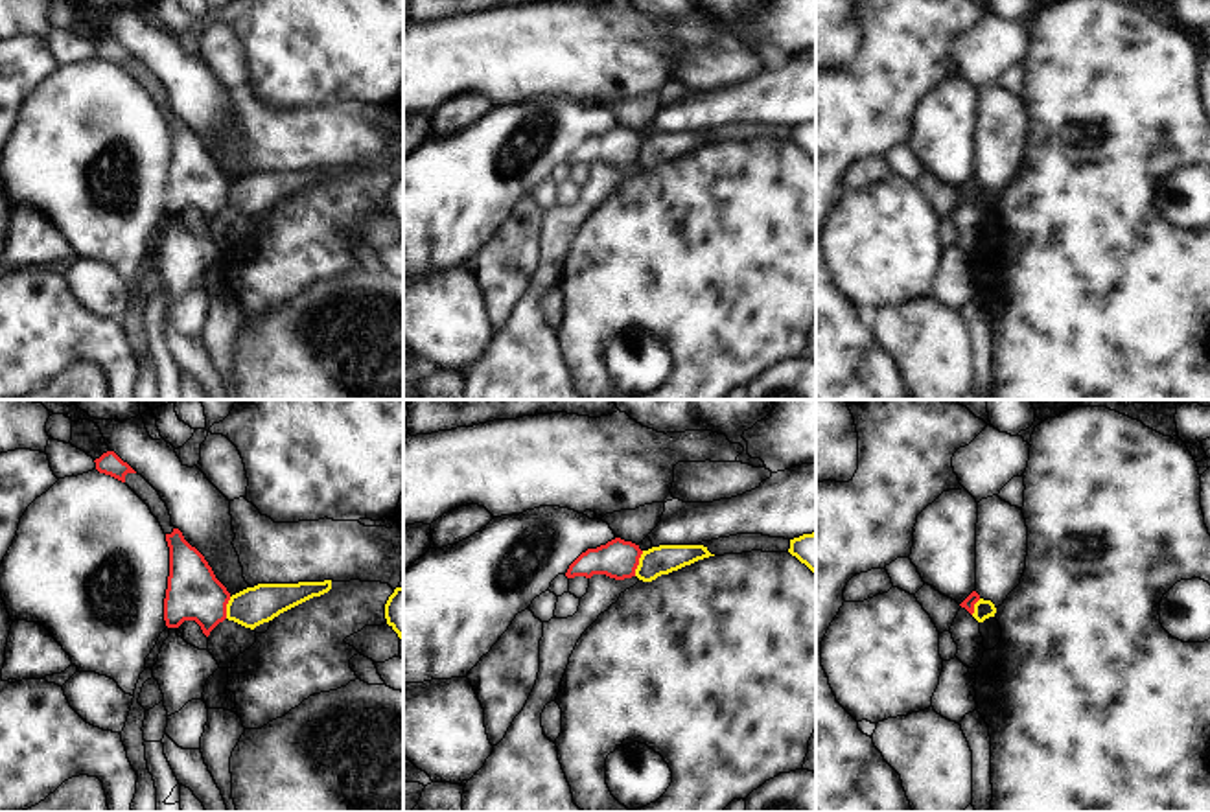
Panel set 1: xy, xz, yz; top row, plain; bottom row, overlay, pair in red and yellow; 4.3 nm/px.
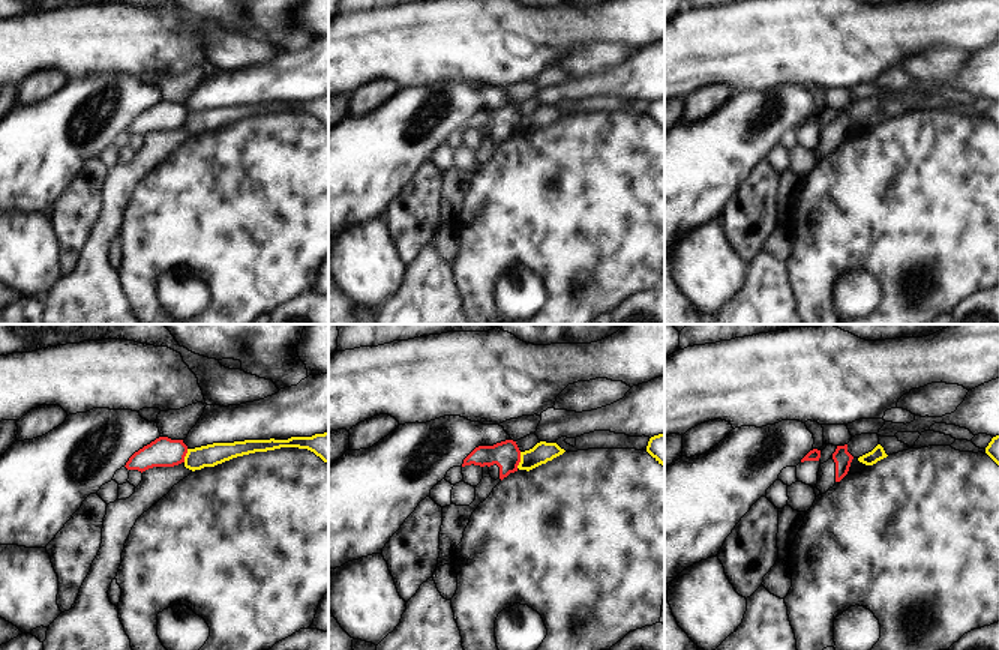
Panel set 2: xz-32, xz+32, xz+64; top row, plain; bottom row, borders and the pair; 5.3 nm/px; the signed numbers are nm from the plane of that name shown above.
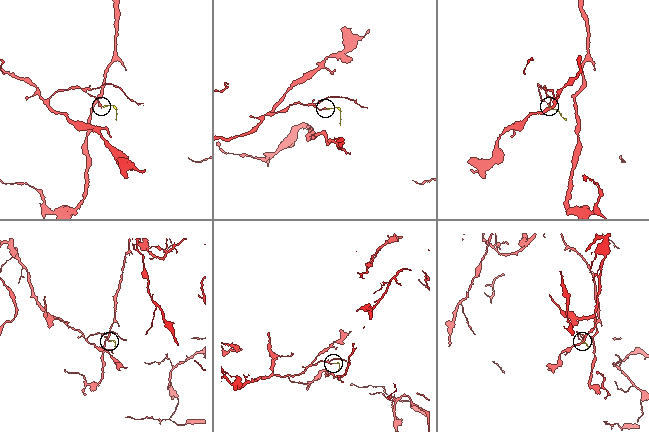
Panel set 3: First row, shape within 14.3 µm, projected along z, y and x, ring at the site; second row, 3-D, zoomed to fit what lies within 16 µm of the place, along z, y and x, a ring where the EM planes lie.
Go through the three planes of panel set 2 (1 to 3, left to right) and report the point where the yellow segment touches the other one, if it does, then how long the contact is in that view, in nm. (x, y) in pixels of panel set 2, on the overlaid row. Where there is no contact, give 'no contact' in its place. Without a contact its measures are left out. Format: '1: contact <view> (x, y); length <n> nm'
1: contact xz-32 (185, 455); length 80 nm
2: contact xz+32 (519, 460); length 90 nm
3: no contact

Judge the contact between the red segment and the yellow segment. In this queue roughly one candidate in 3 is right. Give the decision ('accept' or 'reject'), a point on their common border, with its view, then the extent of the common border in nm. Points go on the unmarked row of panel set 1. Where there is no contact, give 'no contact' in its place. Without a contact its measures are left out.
reject; meets red in xz at (638, 151); contact 120 nm long

